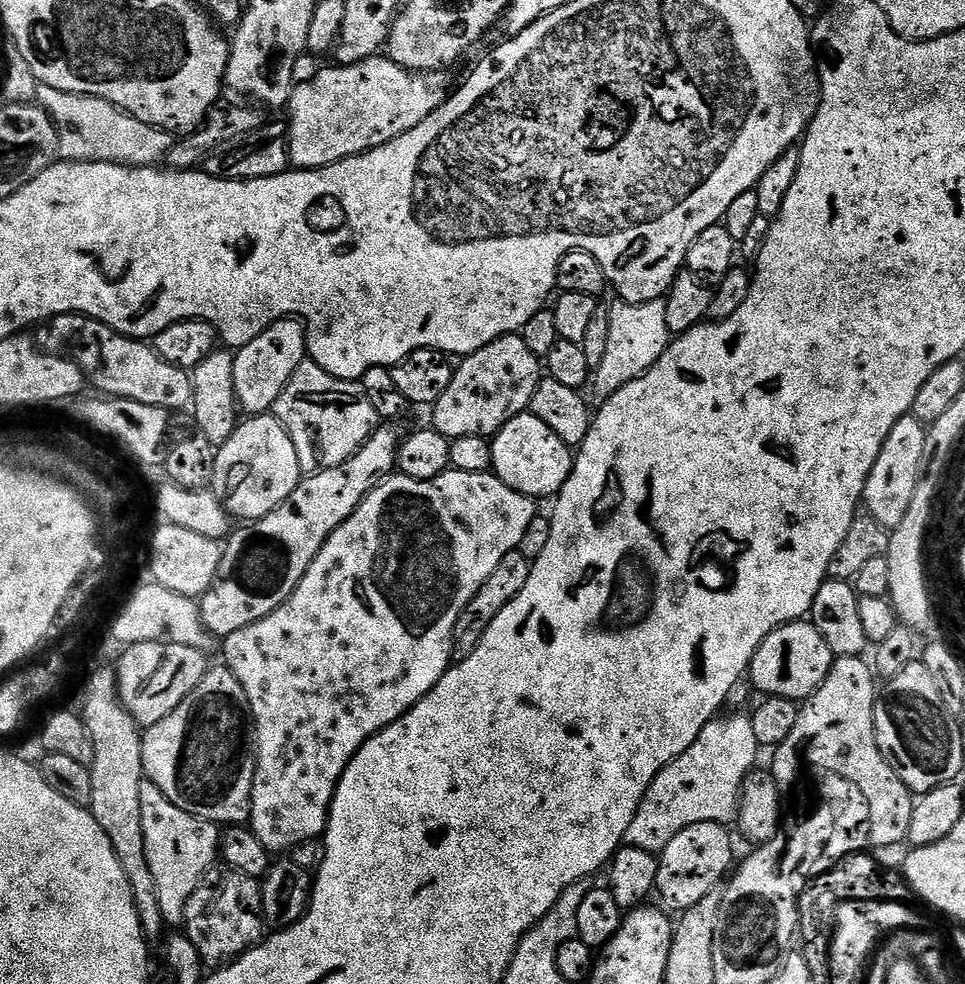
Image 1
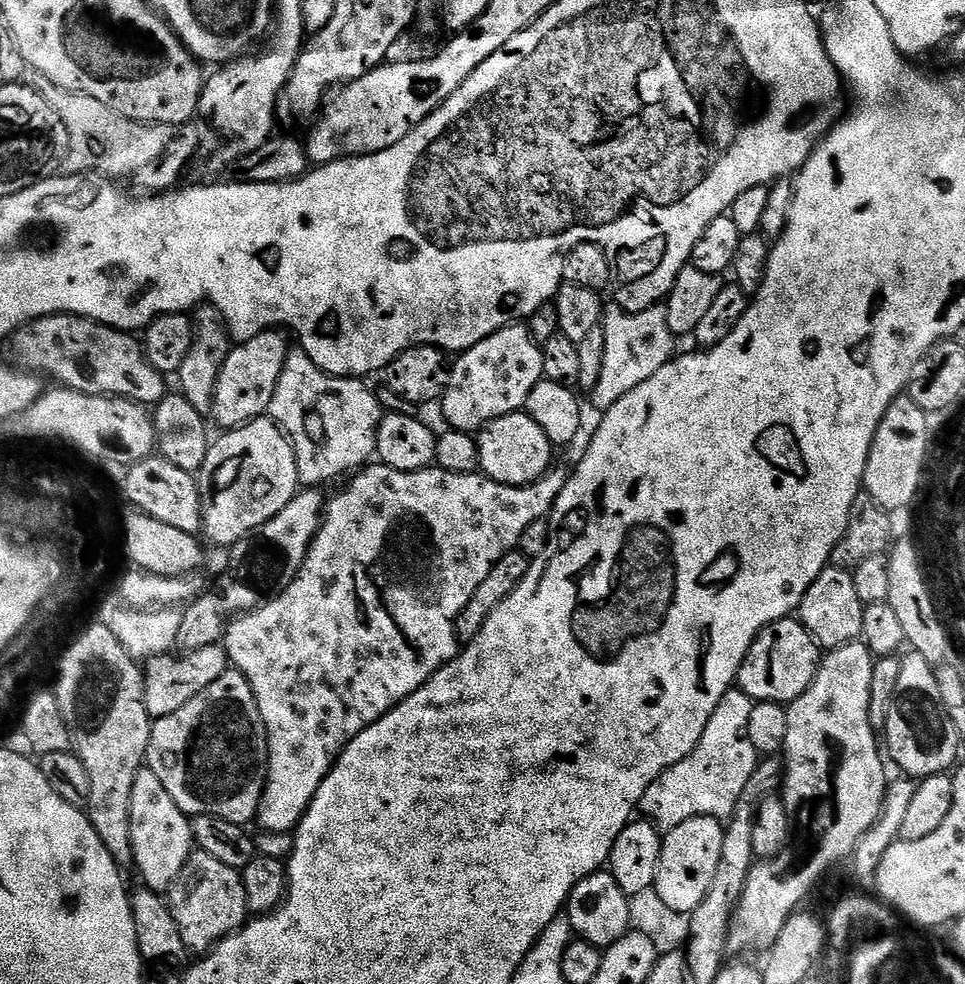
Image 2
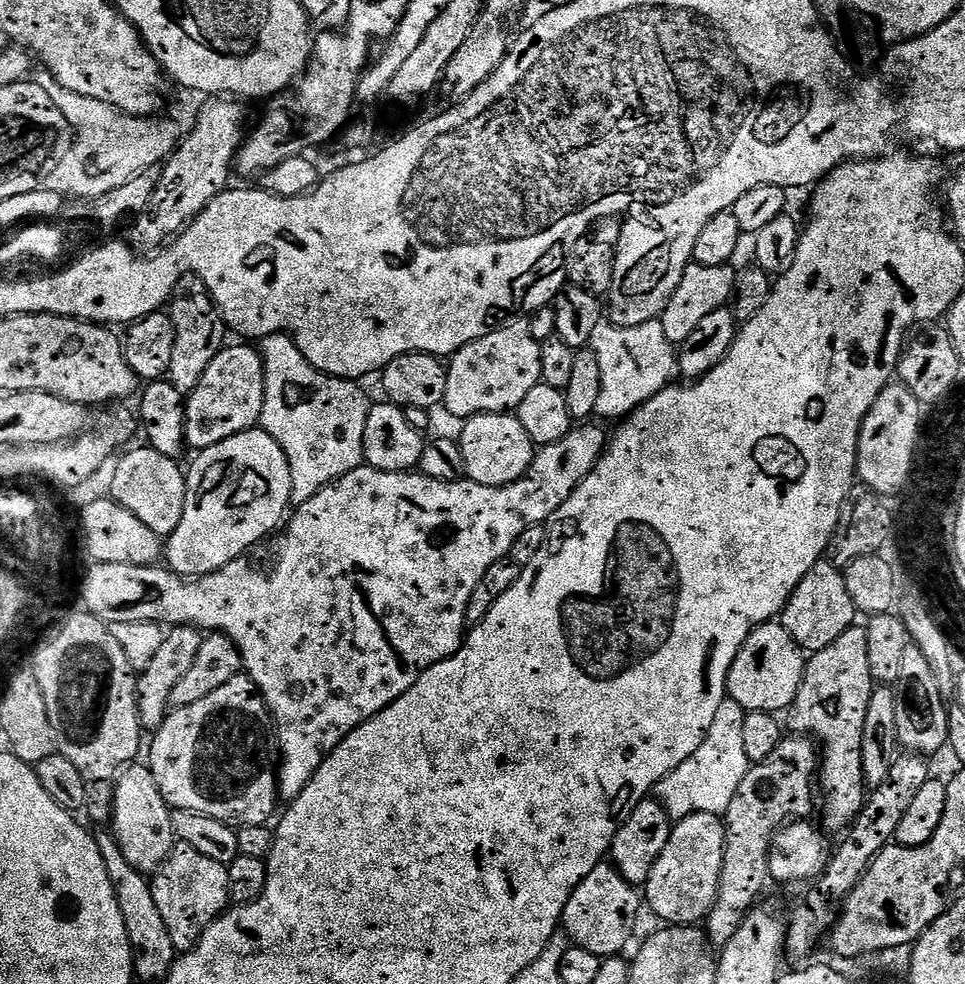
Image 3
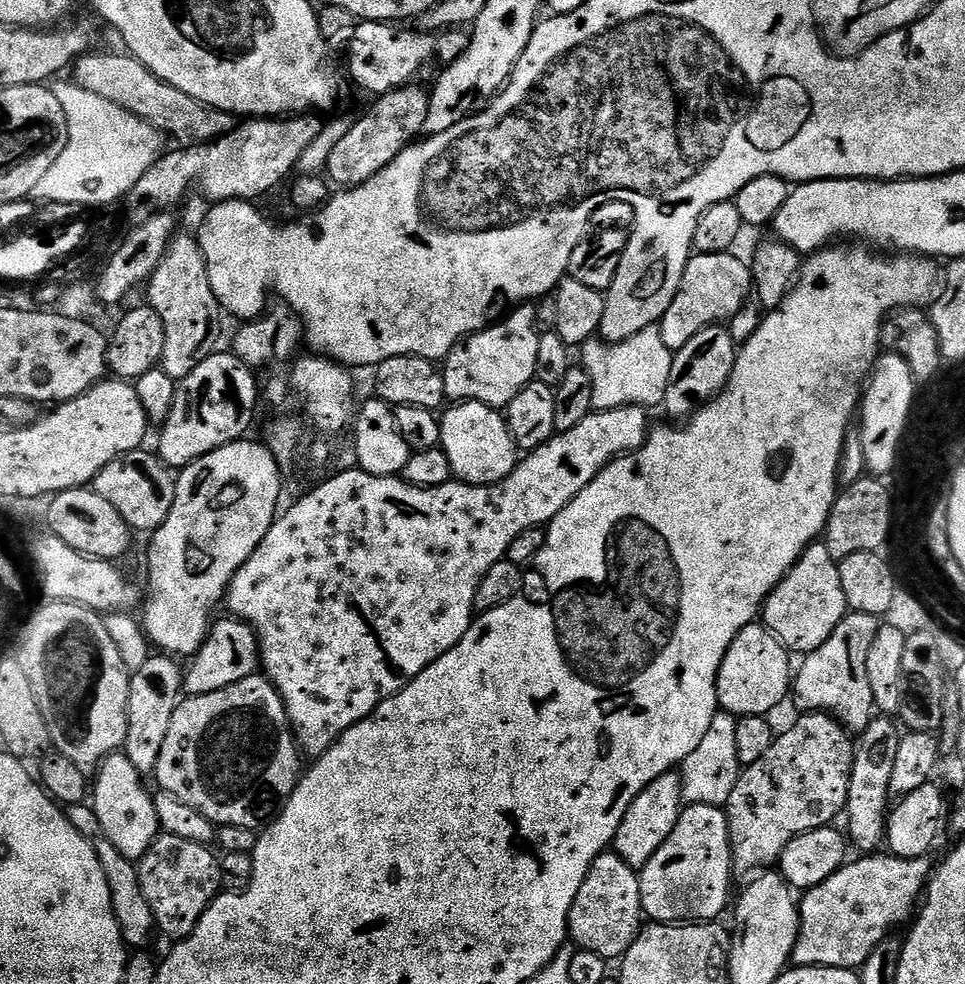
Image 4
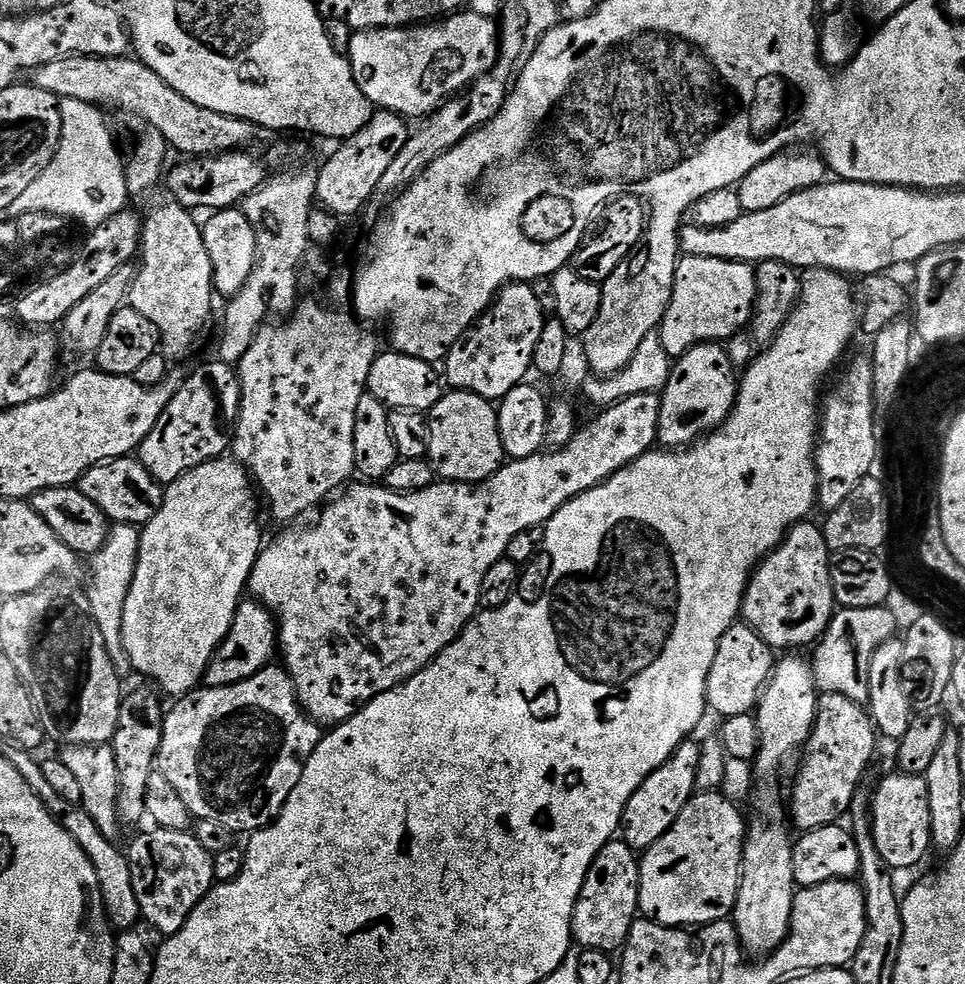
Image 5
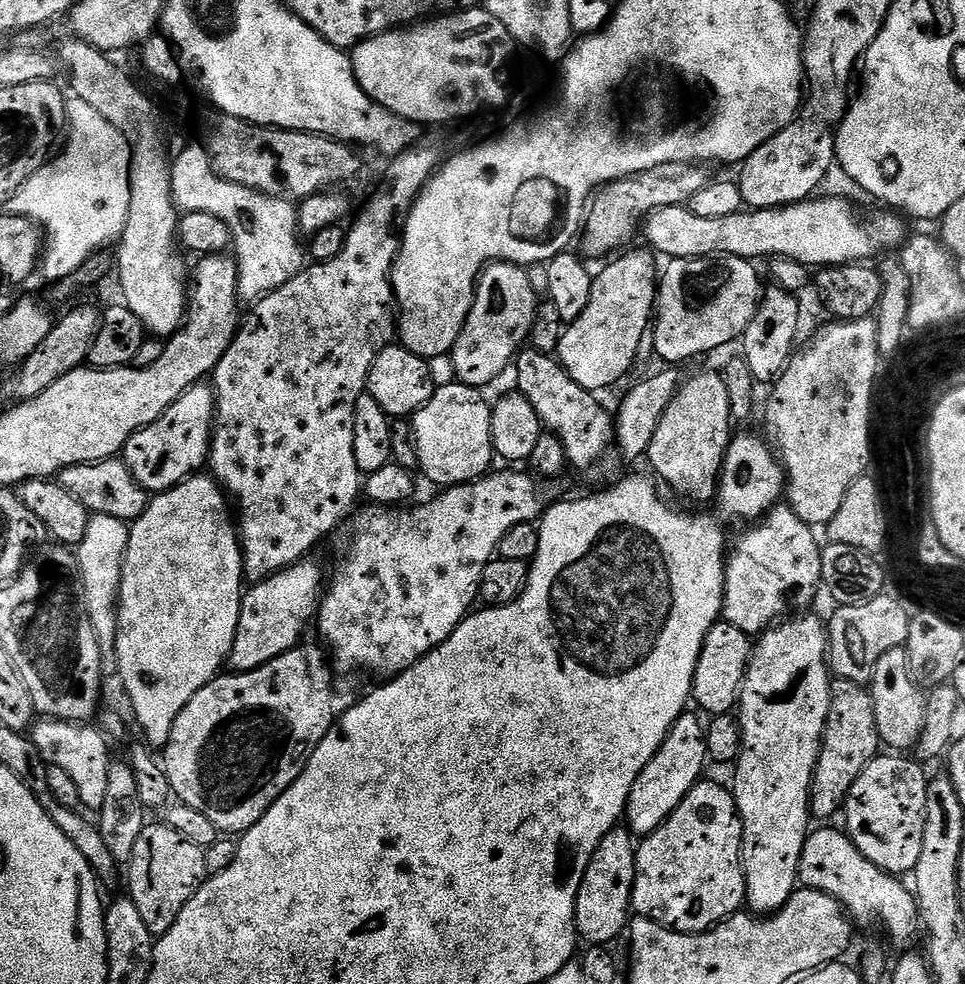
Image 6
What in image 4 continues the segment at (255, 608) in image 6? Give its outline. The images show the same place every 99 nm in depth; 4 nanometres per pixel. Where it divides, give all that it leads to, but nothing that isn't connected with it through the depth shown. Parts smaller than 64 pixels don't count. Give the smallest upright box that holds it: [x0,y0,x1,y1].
[184,618,260,696]

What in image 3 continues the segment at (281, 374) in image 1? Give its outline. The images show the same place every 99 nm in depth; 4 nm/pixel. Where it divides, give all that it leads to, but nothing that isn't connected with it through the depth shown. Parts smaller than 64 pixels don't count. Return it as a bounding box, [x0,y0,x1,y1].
[185,342,264,450]

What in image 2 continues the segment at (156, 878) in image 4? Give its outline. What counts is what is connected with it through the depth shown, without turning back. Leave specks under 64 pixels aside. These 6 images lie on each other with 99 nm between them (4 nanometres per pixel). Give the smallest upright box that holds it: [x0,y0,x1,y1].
[166,850,250,954]

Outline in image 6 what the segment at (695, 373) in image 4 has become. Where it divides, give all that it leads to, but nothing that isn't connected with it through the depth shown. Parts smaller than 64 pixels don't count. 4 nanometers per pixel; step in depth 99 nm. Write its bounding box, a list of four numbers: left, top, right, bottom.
[646,371,734,504]

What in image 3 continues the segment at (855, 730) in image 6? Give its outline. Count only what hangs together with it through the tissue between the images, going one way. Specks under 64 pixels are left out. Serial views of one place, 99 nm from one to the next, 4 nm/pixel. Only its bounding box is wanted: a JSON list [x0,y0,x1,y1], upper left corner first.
[706,734,818,946]

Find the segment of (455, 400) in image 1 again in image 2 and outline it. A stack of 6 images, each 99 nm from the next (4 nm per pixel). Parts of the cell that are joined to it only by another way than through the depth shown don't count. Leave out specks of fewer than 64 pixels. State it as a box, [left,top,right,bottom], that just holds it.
[442,322,544,434]

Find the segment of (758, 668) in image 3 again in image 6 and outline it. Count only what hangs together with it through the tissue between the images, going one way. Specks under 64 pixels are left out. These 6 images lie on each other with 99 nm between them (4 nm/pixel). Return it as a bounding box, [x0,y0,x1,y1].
[692,622,753,717]

